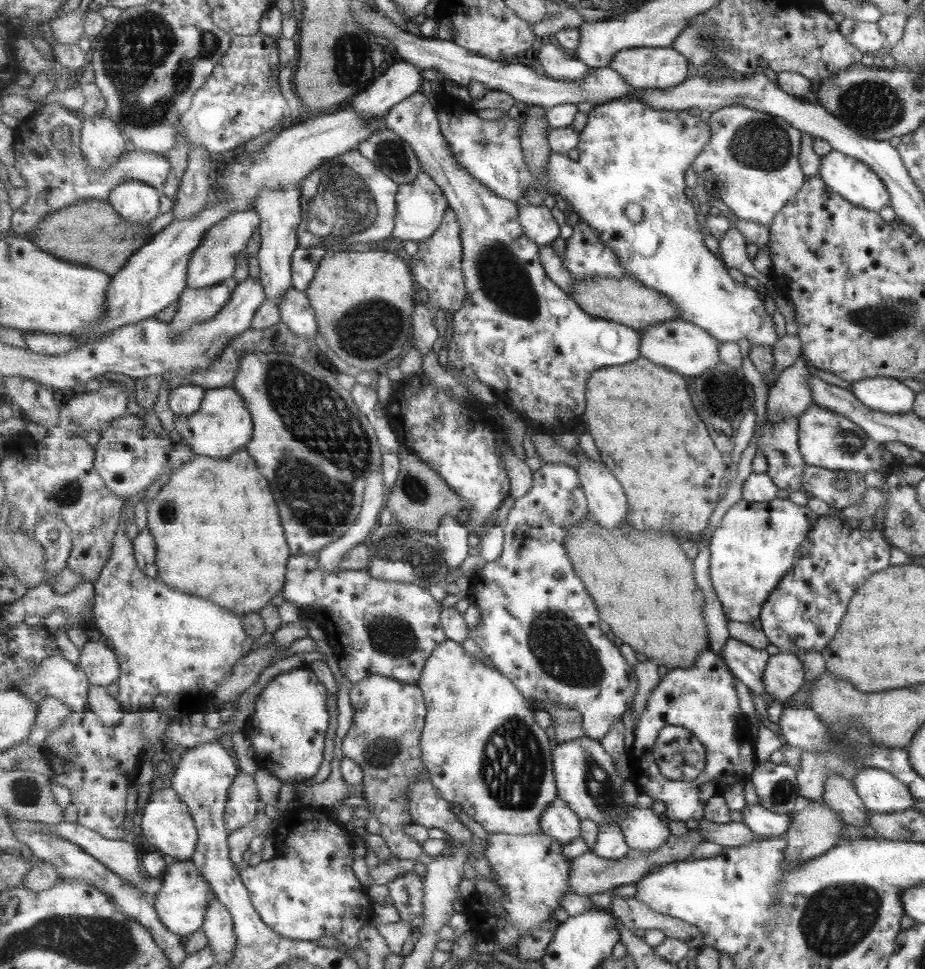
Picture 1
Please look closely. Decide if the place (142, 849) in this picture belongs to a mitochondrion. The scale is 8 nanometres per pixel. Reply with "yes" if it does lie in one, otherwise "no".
no

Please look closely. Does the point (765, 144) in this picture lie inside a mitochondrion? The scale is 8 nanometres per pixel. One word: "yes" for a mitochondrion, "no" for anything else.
yes

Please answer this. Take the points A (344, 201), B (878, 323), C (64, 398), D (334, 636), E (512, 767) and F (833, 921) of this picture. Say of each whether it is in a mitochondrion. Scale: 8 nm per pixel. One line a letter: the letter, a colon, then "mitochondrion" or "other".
A: mitochondrion
B: mitochondrion
C: other
D: other
E: mitochondrion
F: mitochondrion

